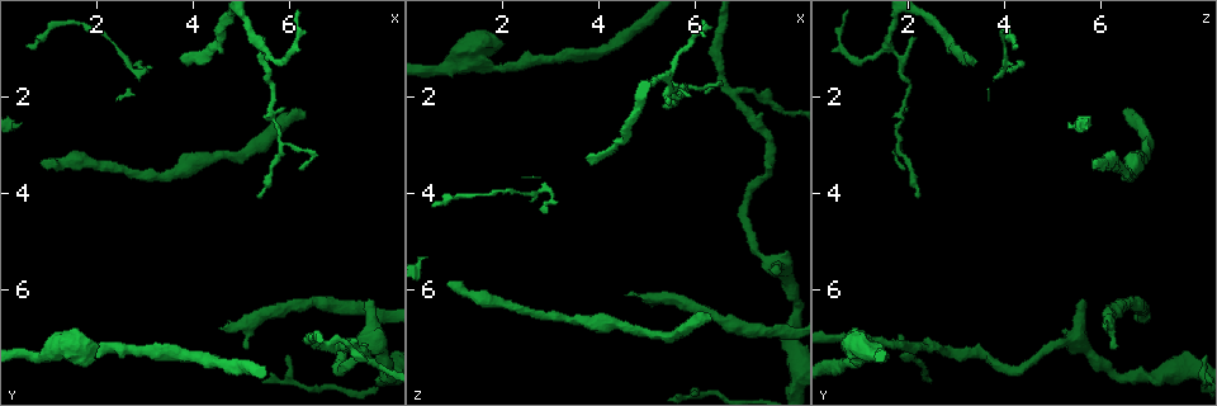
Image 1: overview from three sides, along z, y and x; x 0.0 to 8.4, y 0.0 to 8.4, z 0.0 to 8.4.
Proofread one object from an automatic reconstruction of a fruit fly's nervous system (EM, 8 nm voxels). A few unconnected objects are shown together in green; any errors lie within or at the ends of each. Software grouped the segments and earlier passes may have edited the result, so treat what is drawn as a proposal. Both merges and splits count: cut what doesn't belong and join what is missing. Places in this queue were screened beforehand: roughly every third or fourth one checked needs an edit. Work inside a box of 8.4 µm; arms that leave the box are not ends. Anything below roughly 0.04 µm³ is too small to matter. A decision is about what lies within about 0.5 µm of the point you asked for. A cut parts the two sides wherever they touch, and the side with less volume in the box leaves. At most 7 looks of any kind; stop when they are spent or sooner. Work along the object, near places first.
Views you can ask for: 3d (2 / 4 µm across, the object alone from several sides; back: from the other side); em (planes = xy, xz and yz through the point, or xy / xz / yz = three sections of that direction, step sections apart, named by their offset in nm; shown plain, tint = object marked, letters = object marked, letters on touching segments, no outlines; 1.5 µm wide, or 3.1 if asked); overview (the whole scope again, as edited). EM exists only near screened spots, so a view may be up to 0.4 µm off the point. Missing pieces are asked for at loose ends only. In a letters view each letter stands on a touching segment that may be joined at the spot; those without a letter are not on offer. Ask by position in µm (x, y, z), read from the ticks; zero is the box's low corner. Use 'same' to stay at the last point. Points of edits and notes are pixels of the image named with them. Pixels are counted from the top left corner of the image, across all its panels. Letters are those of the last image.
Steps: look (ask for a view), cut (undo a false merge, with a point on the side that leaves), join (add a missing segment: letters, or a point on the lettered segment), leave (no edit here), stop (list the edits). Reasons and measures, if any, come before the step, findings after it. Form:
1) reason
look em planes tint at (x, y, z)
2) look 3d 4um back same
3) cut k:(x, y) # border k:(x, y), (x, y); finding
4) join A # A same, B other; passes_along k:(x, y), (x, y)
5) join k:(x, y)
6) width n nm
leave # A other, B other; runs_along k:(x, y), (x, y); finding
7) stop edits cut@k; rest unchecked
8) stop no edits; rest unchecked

thin neck
look em planes letters at (5.15, 0.65, 1.65)

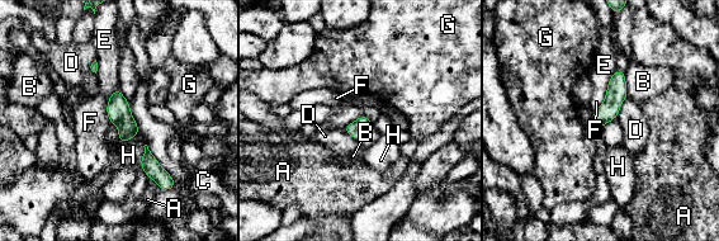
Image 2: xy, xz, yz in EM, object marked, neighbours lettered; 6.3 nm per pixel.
leave # A other, B other, C other, D other, E other, F other, G other, H other; border 2:(108, 95), (107, 117), (112, 123); continuous, no second neuron

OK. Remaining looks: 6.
end of a long branch
look em planes letters at (6.35, 2.45, 6.45)

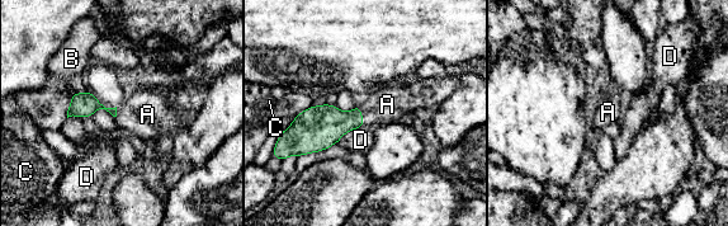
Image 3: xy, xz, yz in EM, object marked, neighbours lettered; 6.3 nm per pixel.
join A # A same, B other, C other, D other; it goes on there

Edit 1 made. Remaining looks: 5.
look overview

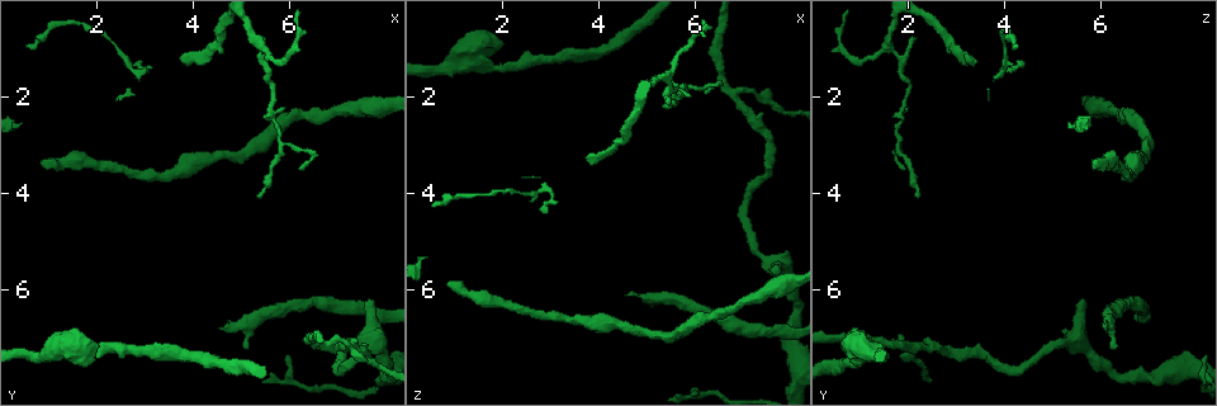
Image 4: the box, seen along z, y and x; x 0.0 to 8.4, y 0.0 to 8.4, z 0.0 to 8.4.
free end
look em xy step 8 letters at (7.60, 6.25, 5.70)

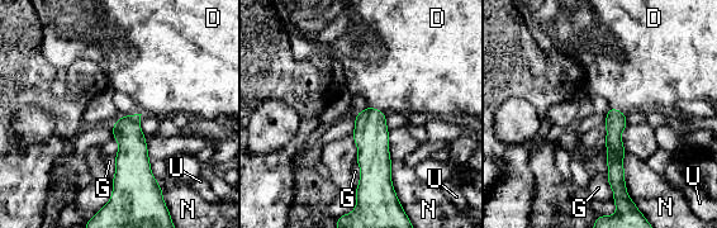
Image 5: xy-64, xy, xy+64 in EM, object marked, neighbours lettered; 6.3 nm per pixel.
longest_contact N 300 nm
join D # D same, G other, N other, U other; the neuron continues

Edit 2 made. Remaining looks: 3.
stop edits join@3, join@5; rest unchecked

